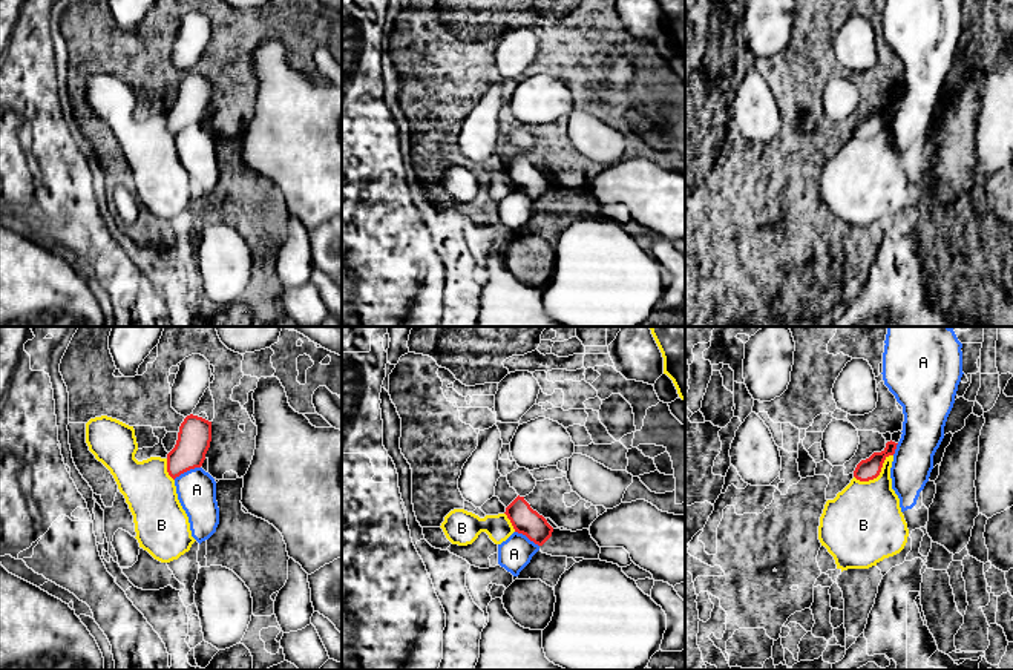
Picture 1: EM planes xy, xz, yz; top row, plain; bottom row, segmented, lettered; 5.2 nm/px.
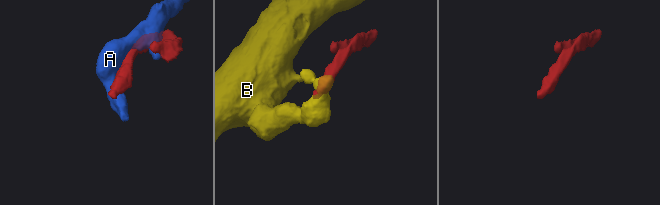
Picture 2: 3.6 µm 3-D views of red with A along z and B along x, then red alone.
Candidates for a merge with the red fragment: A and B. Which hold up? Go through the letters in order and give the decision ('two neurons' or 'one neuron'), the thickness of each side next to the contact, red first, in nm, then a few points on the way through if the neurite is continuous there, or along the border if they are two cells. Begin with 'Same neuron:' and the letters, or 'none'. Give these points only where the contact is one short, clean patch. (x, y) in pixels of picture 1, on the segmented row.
Same neuron: none
A: two neurons; calibres 180 and 200 nm
B: two neurons; calibres 110 and 400 nm; border yz (892, 454), (875, 477), (854, 477)

